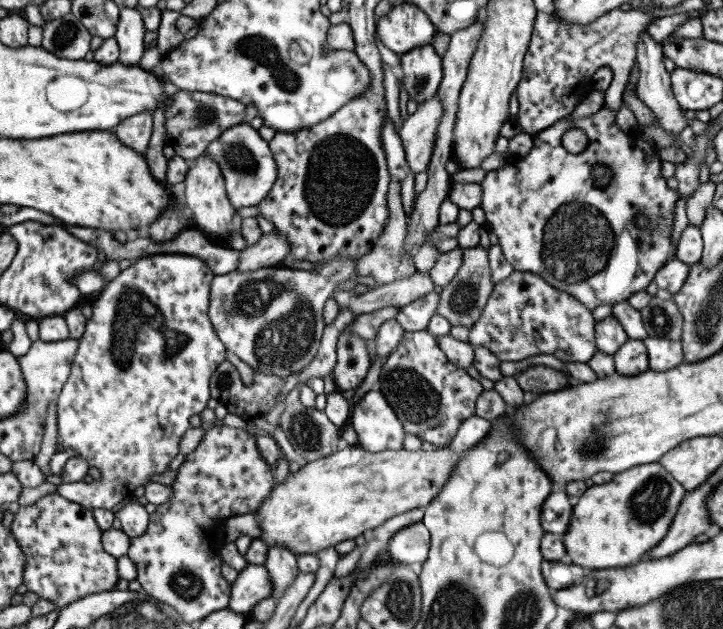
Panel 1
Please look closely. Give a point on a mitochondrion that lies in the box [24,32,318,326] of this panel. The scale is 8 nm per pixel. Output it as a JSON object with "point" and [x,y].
{"point":[259,50]}

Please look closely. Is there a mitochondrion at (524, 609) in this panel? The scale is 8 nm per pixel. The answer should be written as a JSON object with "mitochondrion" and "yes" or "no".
{"mitochondrion":"yes"}

